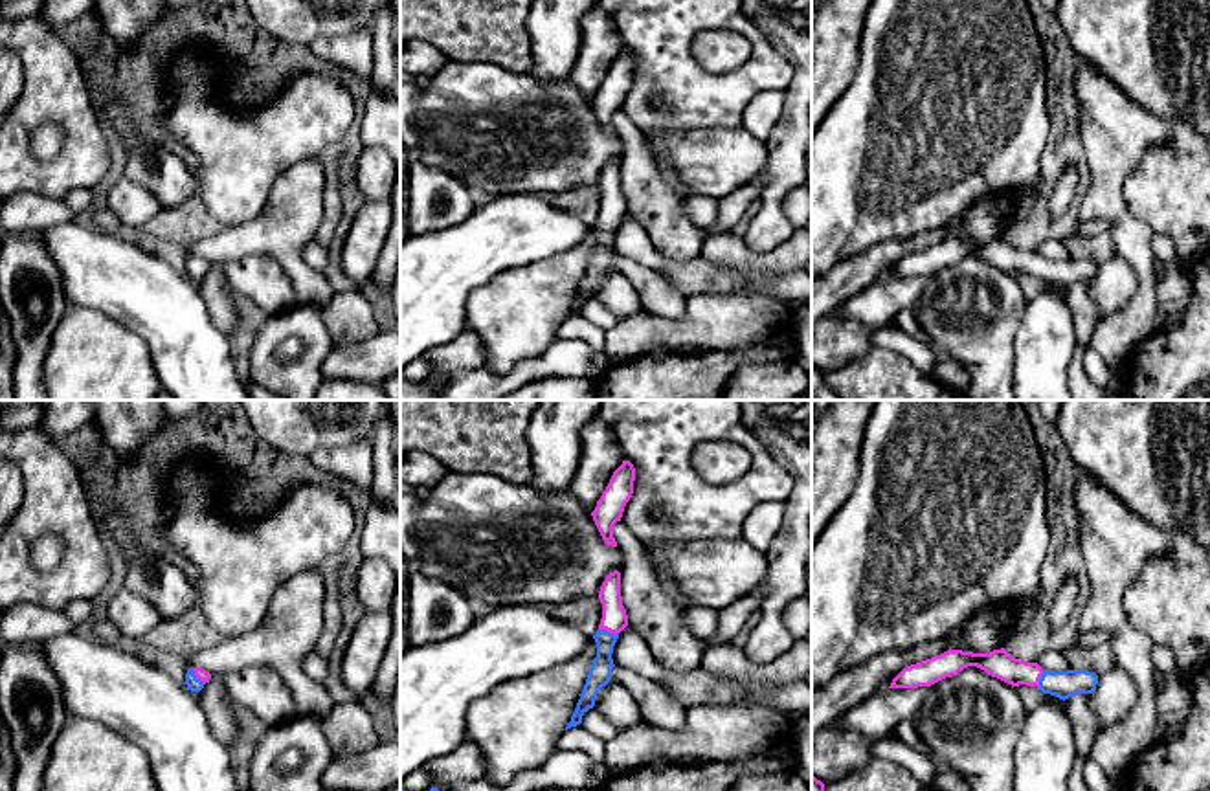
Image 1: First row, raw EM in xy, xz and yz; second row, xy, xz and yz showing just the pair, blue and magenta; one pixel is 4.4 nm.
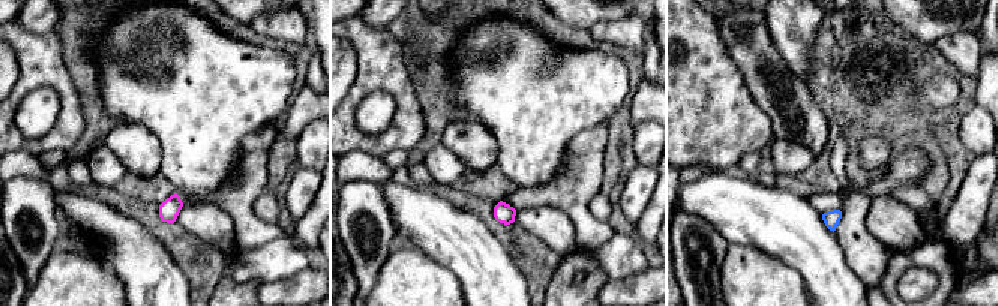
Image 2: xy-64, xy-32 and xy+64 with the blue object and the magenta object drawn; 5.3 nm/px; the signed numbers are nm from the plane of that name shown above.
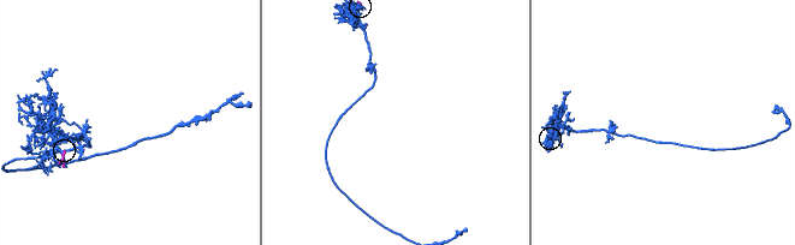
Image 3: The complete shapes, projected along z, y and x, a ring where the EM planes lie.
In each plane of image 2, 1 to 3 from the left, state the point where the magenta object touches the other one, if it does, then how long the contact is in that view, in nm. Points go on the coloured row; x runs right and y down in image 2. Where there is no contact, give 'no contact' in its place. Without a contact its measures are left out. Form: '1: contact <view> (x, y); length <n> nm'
1: no contact
2: no contact
3: no contact

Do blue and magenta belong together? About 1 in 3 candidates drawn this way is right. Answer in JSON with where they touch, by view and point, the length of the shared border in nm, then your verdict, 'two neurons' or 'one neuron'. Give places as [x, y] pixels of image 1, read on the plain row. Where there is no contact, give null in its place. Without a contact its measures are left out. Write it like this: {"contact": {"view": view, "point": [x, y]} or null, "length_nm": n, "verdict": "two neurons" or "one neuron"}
{"contact": {"view": "xz", "point": [608, 221]}, "length_nm": 90, "verdict": "one neuron"}

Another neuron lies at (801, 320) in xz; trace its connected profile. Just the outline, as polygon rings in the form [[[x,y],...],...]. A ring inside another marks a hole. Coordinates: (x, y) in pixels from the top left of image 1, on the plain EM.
[[[812,303],[795,306],[791,323],[797,336],[795,362],[812,373]]]

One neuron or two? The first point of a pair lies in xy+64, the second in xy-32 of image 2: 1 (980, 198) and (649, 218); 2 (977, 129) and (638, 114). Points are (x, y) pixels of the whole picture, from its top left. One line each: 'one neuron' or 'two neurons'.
1: two neurons
2: two neurons

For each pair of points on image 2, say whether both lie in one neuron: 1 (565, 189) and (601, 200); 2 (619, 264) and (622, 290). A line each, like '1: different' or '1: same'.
1: different
2: different

